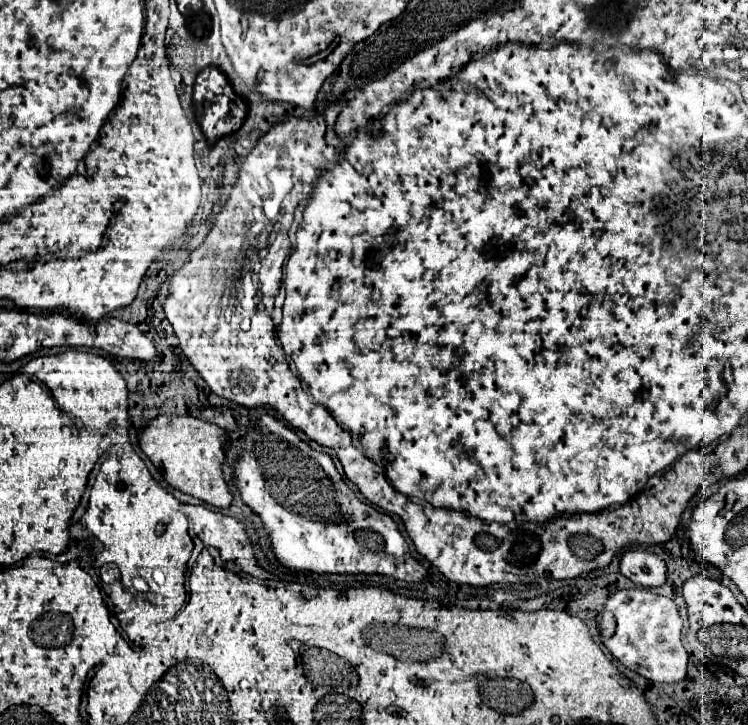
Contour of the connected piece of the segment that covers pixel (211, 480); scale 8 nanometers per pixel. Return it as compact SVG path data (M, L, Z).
M158 415L140 433L140 449L162 471L168 485L214 507L230 507L232 501L220 469L224 461L224 441L226 433L218 425L180 415Z

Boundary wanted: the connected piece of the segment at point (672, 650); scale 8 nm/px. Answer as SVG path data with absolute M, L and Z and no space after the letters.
M650 589L614 591L600 617L602 643L628 669L654 683L678 683L686 677L688 655L682 647L682 619L670 597L652 593Z

